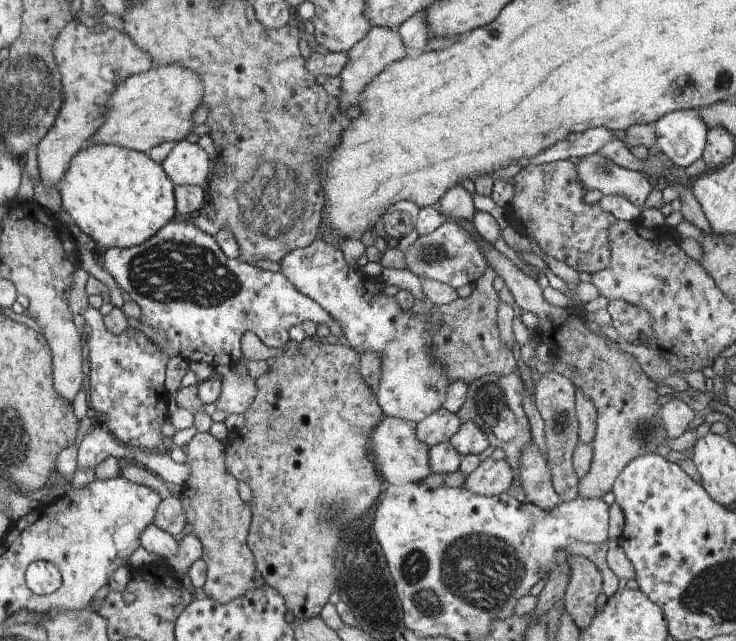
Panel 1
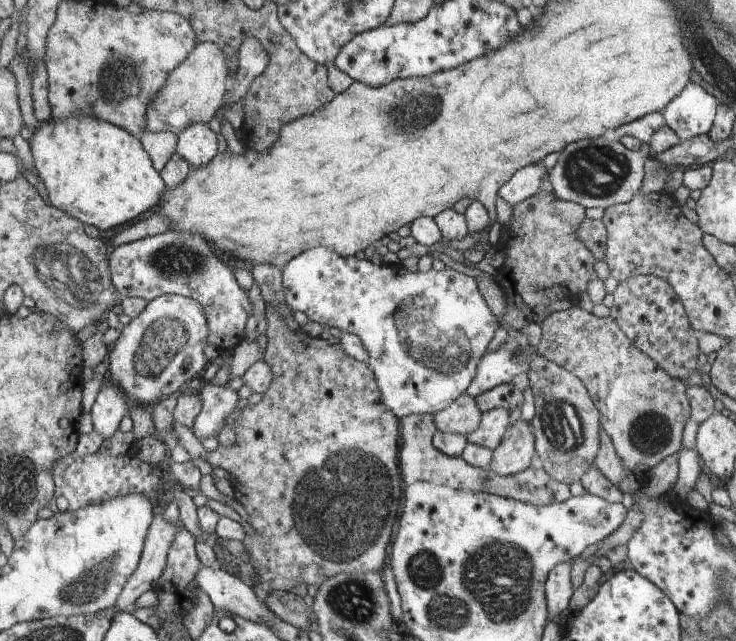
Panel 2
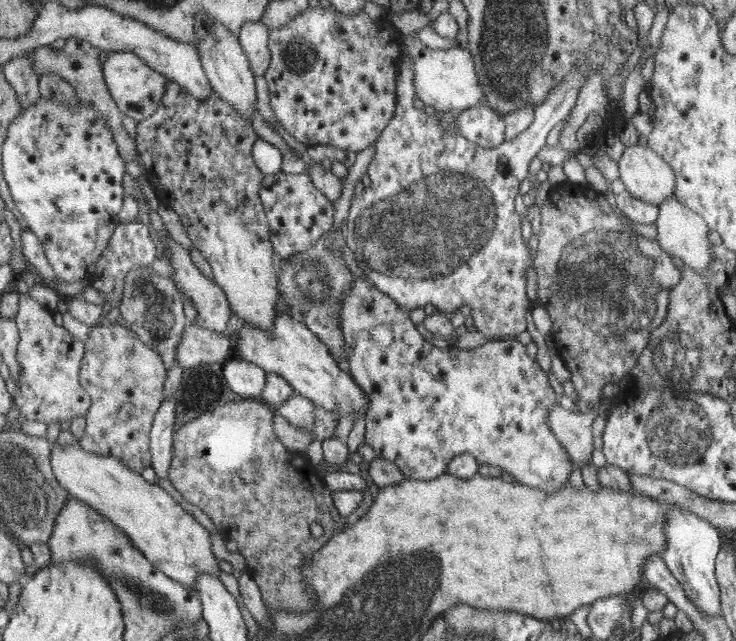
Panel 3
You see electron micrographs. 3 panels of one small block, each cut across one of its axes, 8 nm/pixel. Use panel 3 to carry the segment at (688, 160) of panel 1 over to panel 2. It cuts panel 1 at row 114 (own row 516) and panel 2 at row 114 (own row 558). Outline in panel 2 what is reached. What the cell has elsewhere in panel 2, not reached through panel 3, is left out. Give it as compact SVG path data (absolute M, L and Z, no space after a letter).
M690 81L682 94L671 100L662 111L665 124L678 135L680 141L708 134L719 103L700 84Z

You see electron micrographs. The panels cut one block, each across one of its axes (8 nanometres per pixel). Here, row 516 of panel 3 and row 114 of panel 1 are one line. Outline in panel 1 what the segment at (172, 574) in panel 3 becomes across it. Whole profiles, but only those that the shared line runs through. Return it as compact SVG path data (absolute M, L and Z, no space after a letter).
M166 64L130 76L112 92L106 104L106 120L87 144L116 144L142 153L166 142L184 140L194 128L192 116L203 100L204 85L198 72L180 64Z

